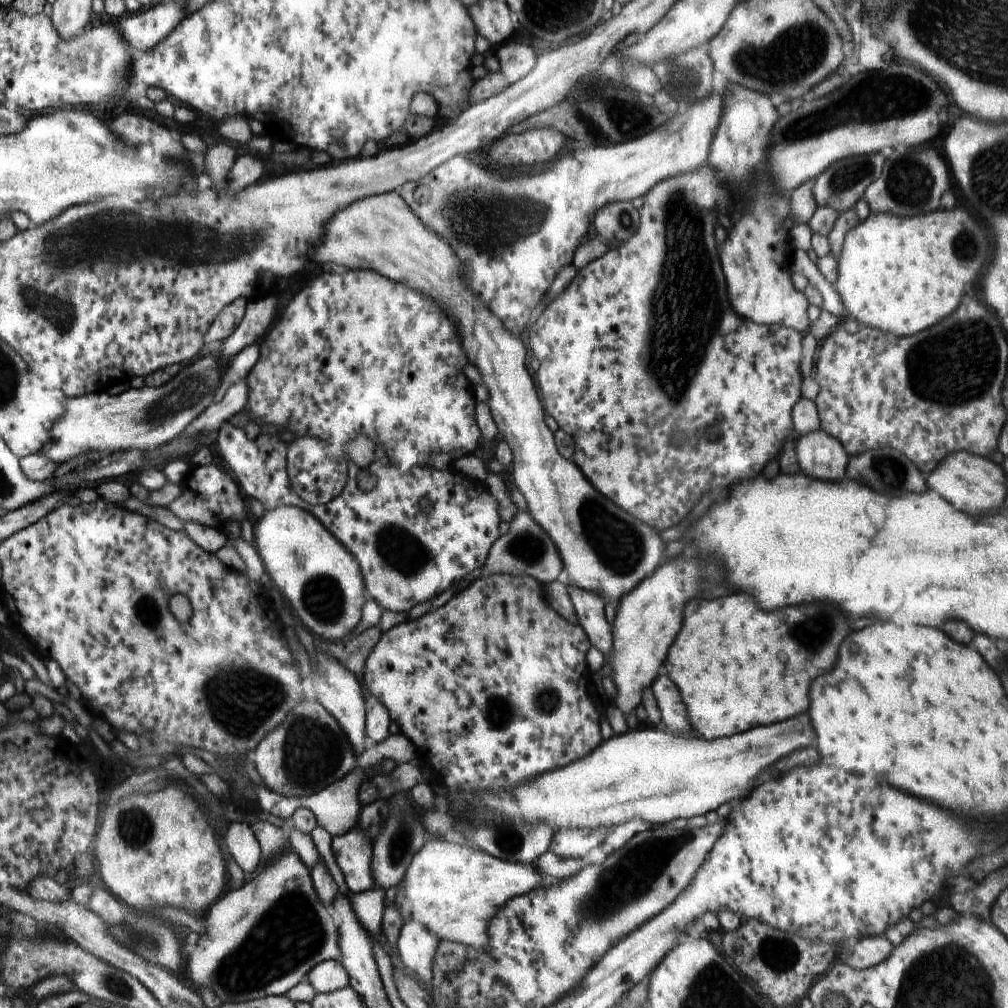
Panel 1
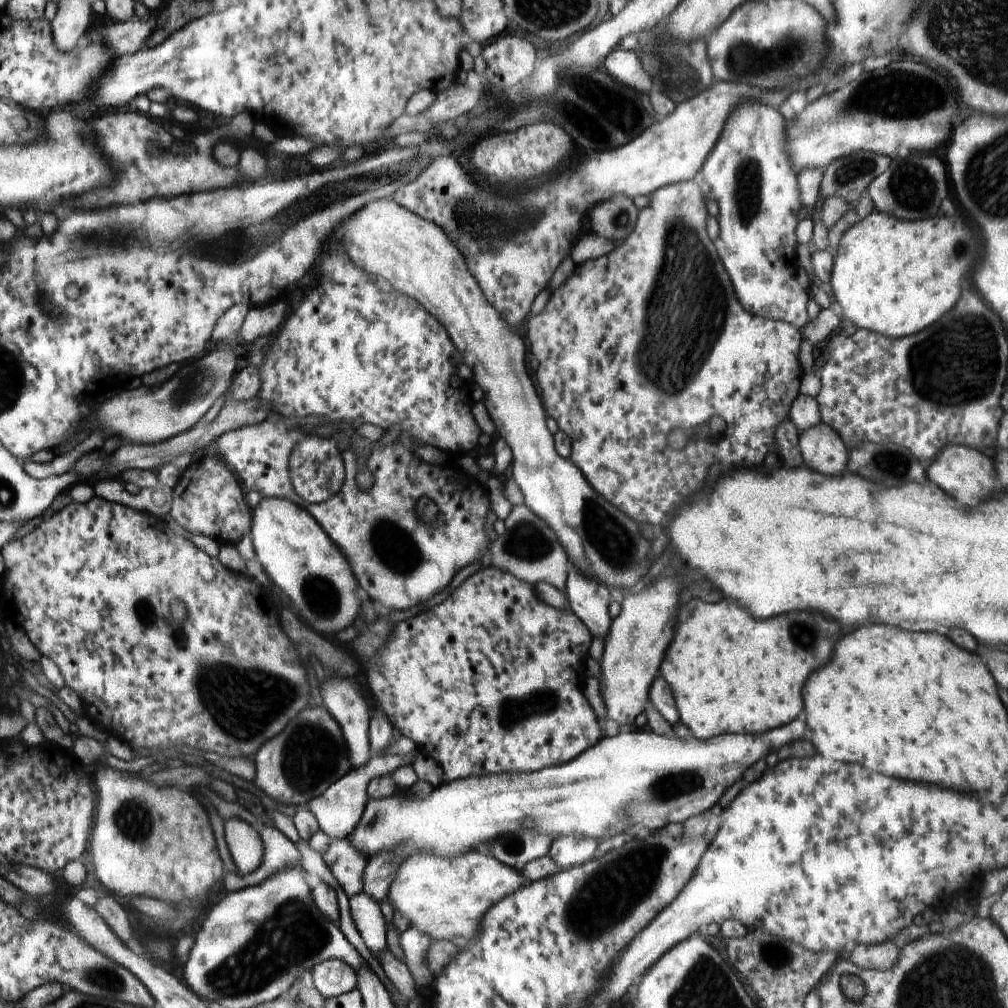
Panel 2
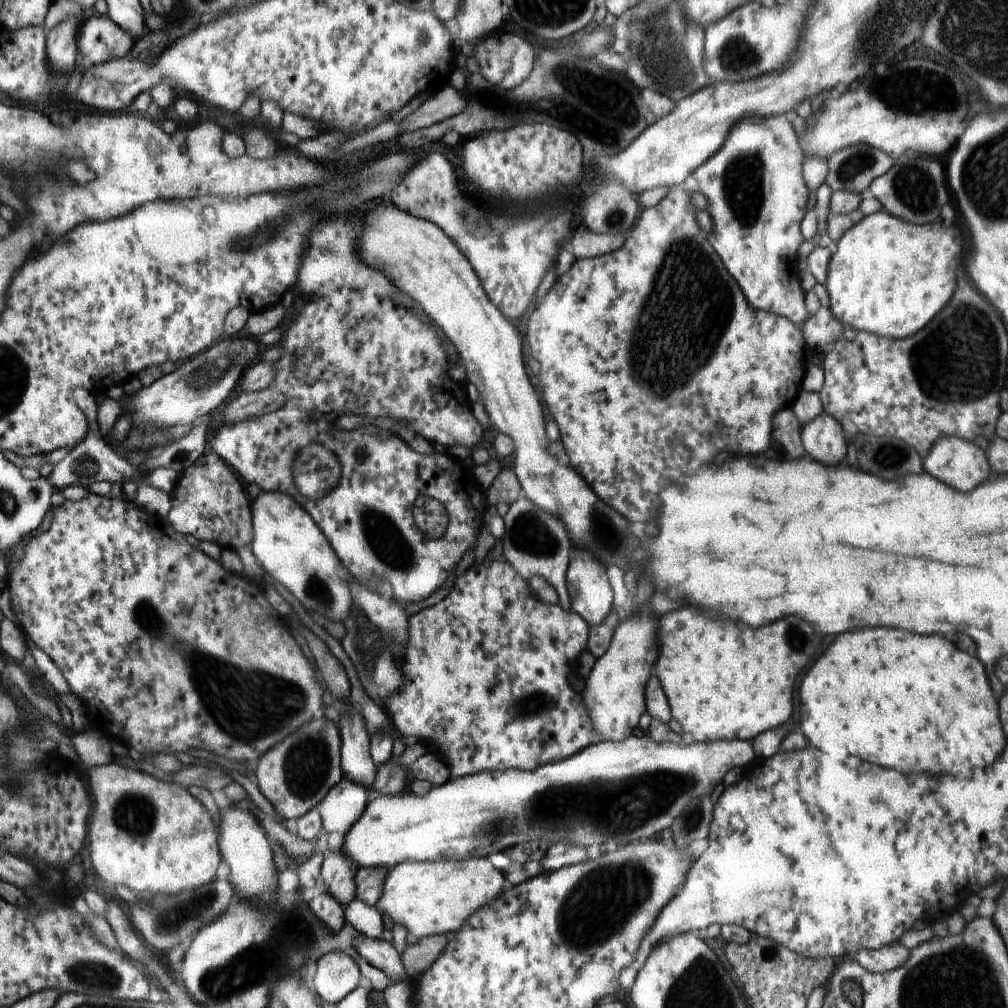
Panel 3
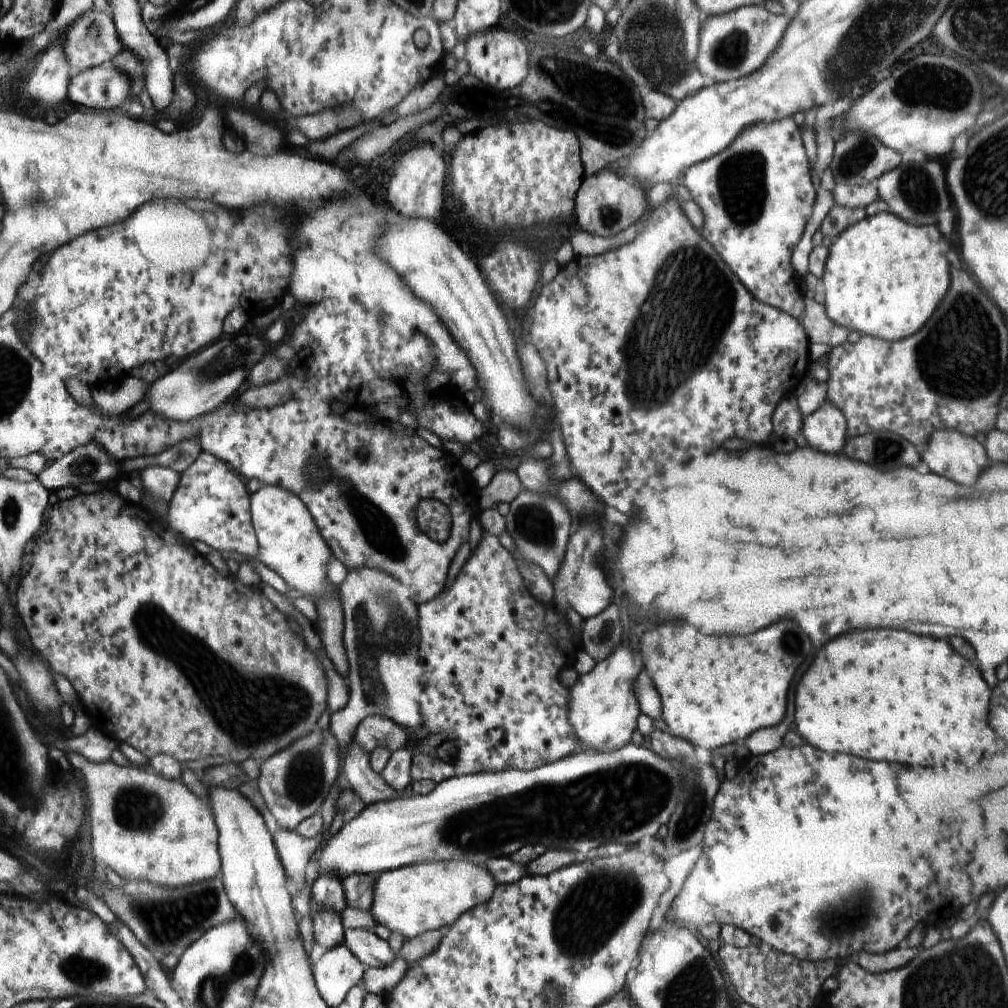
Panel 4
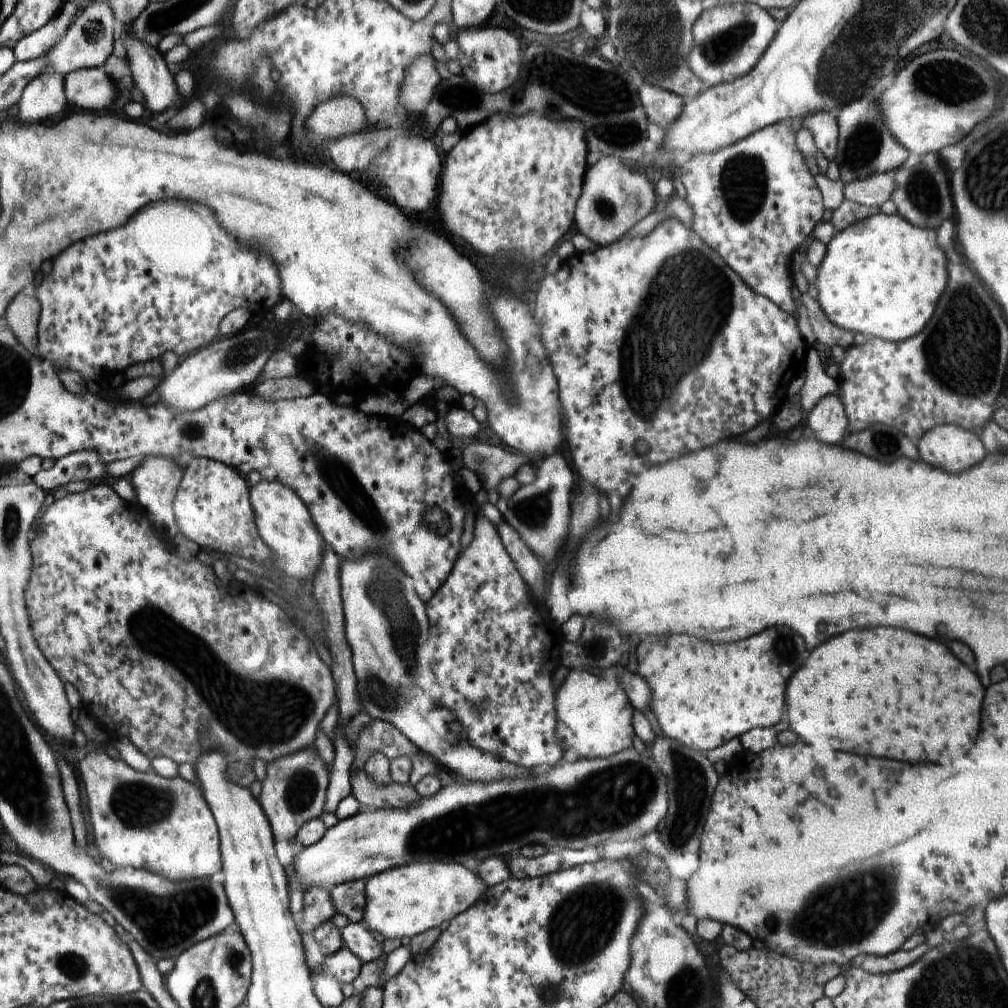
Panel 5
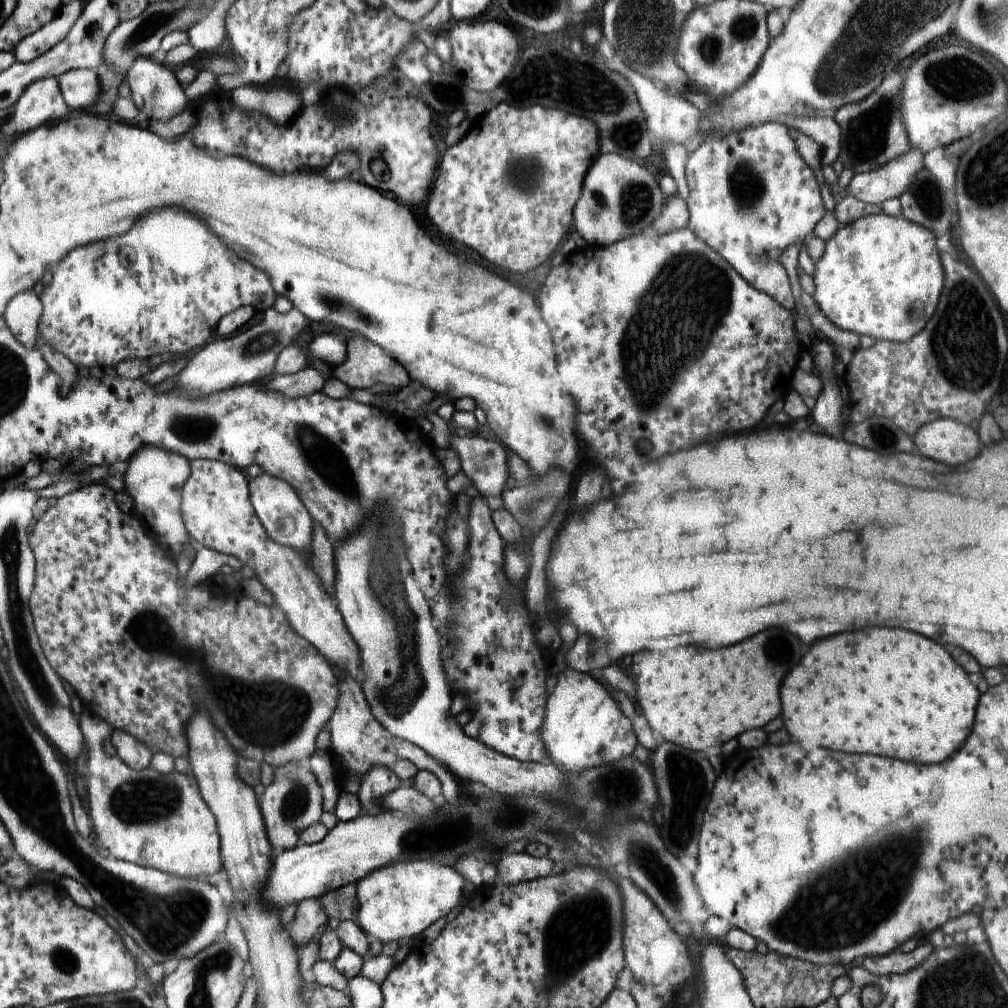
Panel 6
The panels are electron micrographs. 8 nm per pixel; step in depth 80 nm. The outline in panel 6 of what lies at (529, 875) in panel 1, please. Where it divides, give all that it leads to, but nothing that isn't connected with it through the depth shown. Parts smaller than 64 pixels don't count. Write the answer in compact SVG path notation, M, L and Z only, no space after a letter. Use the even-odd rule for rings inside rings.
M430 861L395 862L390 866L383 866L355 883L355 893L359 902L356 922L370 942L380 940L382 944L386 944L386 942L394 942L400 938L407 938L410 941L410 936L420 935L420 932L426 930L432 922L436 923L442 916L446 917L452 908L456 908L456 904L462 900L462 888L466 883L462 875L456 874L452 867L438 864L434 866L430 864Z

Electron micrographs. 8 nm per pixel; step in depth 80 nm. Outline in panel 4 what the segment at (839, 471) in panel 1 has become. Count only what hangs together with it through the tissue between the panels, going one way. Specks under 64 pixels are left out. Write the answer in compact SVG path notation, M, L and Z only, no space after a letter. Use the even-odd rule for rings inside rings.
M826 400L812 414L803 417L801 429L812 448L828 454L840 452L848 439L845 414Z

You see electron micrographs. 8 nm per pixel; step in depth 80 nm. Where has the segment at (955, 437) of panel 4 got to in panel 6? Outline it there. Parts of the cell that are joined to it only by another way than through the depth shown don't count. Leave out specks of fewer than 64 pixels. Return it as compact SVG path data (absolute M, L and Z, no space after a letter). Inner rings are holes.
M937 418L914 434L914 444L926 458L948 466L966 464L980 452L980 440L970 425L949 418Z

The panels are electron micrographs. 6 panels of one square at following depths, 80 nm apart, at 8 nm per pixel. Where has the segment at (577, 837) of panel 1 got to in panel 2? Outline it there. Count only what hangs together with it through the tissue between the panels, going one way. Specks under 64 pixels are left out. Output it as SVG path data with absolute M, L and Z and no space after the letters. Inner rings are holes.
M562 836L551 842L547 855L556 867L568 870L591 861L597 845L594 840L588 840L588 838L574 838L574 844L572 844L572 836Z

